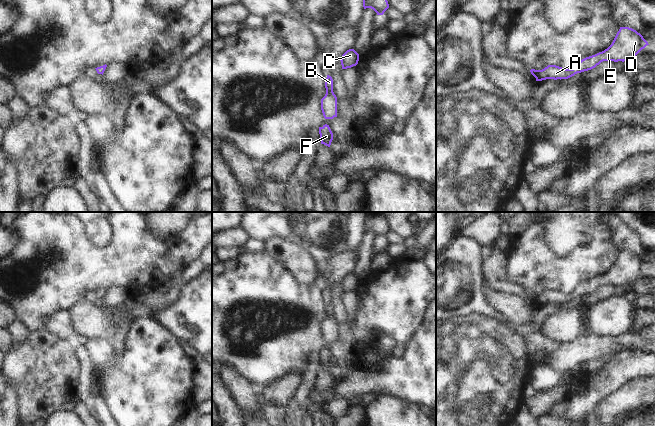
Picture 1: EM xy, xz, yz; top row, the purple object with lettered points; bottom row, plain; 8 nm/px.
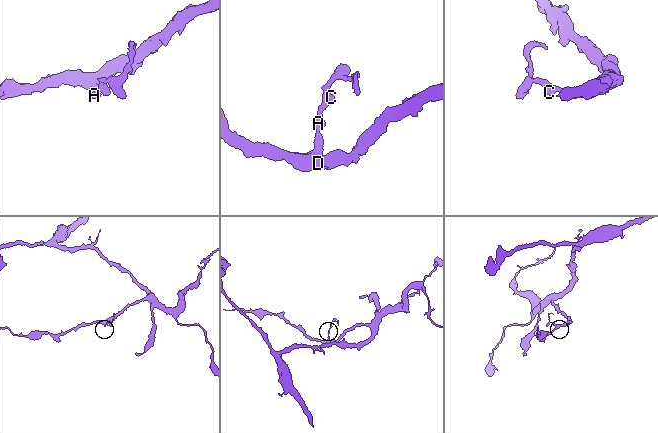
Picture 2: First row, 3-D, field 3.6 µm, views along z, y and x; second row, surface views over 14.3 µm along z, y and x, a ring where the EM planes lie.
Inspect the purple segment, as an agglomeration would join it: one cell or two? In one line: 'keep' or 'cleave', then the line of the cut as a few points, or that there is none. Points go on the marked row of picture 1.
keep; no cut

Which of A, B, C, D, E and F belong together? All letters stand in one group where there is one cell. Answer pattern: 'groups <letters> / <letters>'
groups A B C D E F

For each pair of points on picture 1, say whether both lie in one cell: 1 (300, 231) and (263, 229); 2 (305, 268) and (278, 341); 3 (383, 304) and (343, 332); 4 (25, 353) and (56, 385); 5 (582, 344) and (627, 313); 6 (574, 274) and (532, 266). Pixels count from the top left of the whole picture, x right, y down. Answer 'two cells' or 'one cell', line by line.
1: one cell
2: two cells
3: one cell
4: one cell
5: two cells
6: one cell

